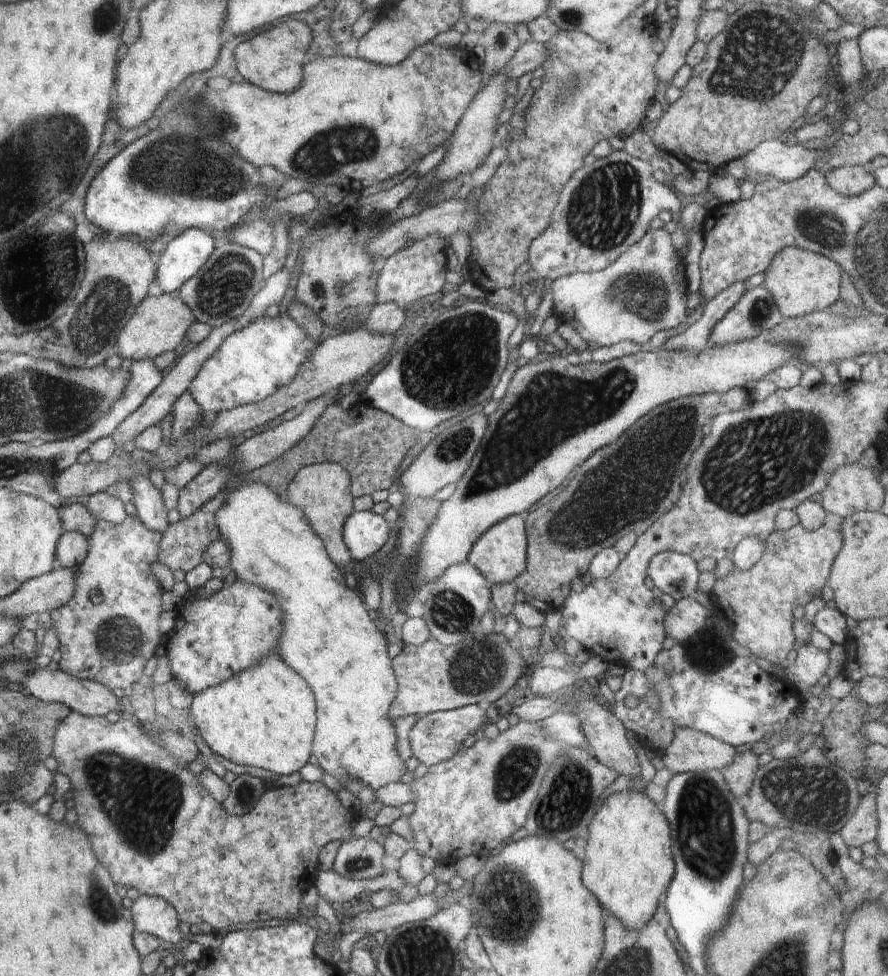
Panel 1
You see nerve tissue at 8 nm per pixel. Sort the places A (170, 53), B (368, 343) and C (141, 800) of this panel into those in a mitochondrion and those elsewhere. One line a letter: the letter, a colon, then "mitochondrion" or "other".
A: other
B: other
C: mitochondrion

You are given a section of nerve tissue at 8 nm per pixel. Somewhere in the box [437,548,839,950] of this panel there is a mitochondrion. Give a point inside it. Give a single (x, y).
(705, 826)

